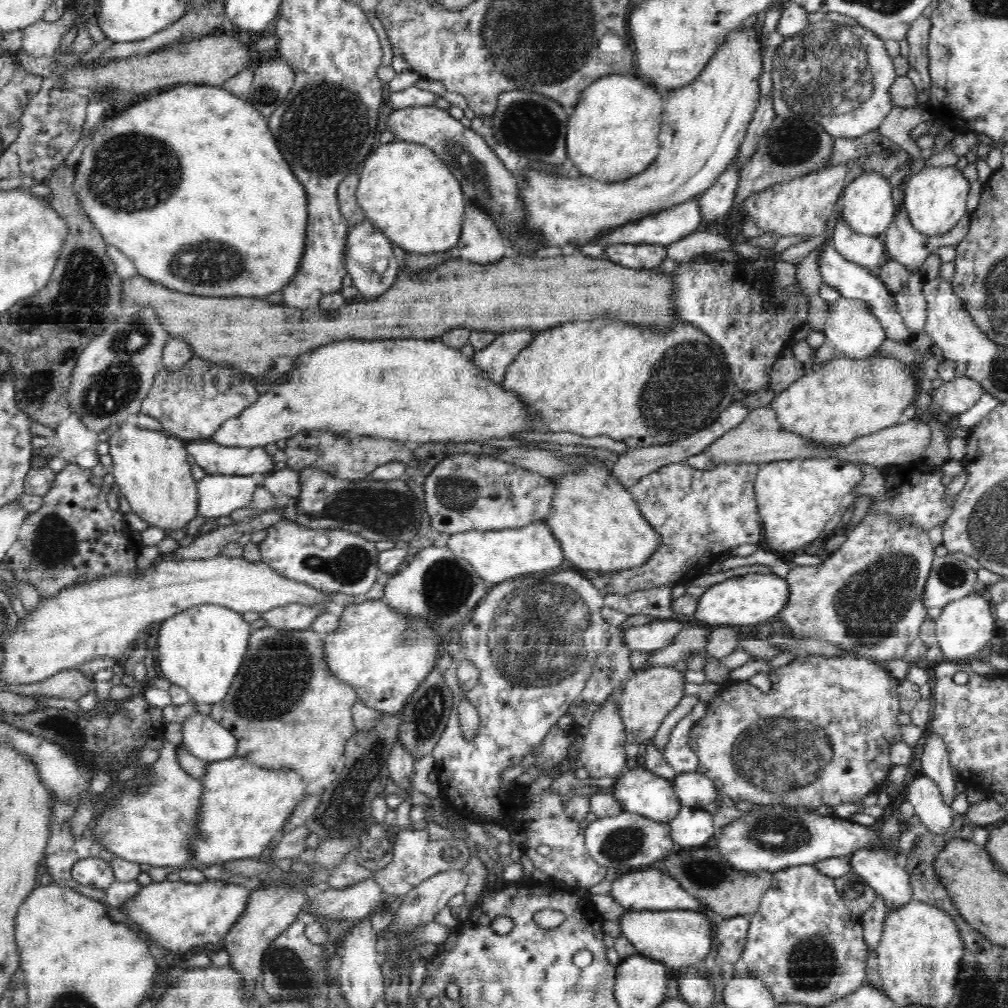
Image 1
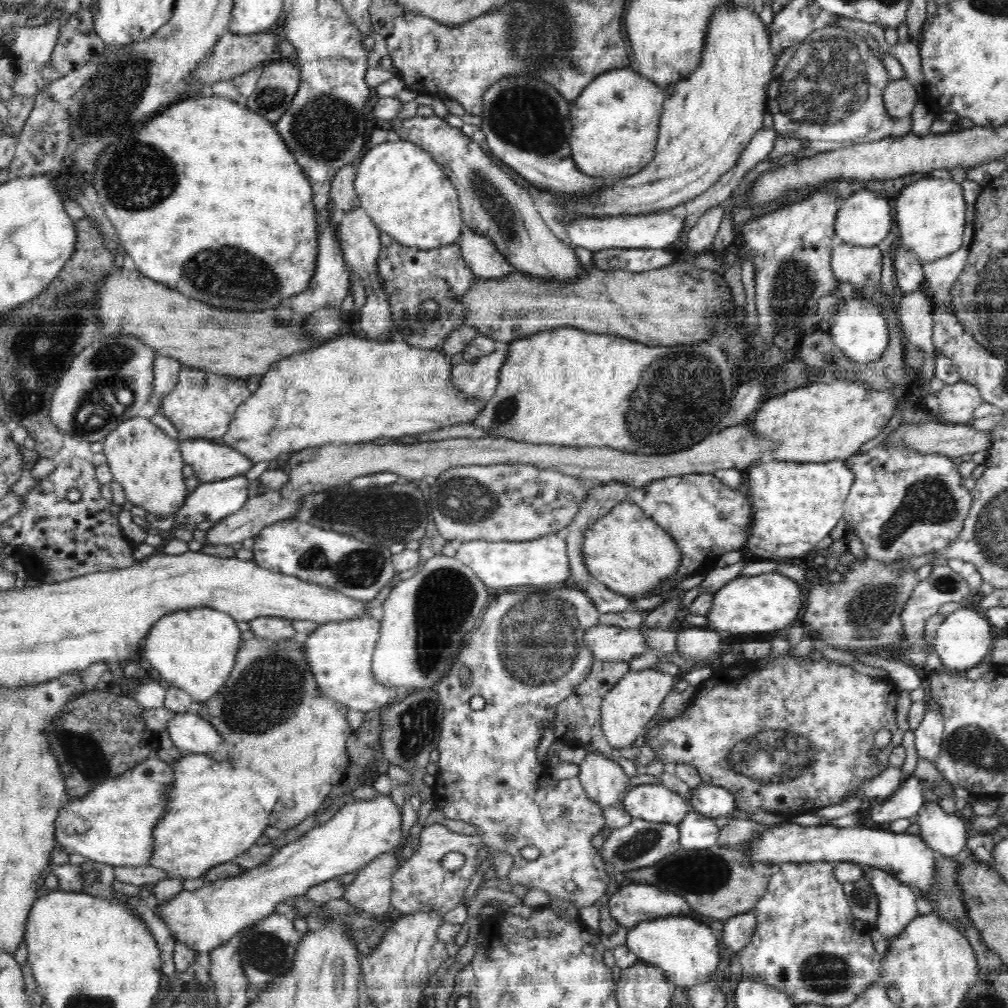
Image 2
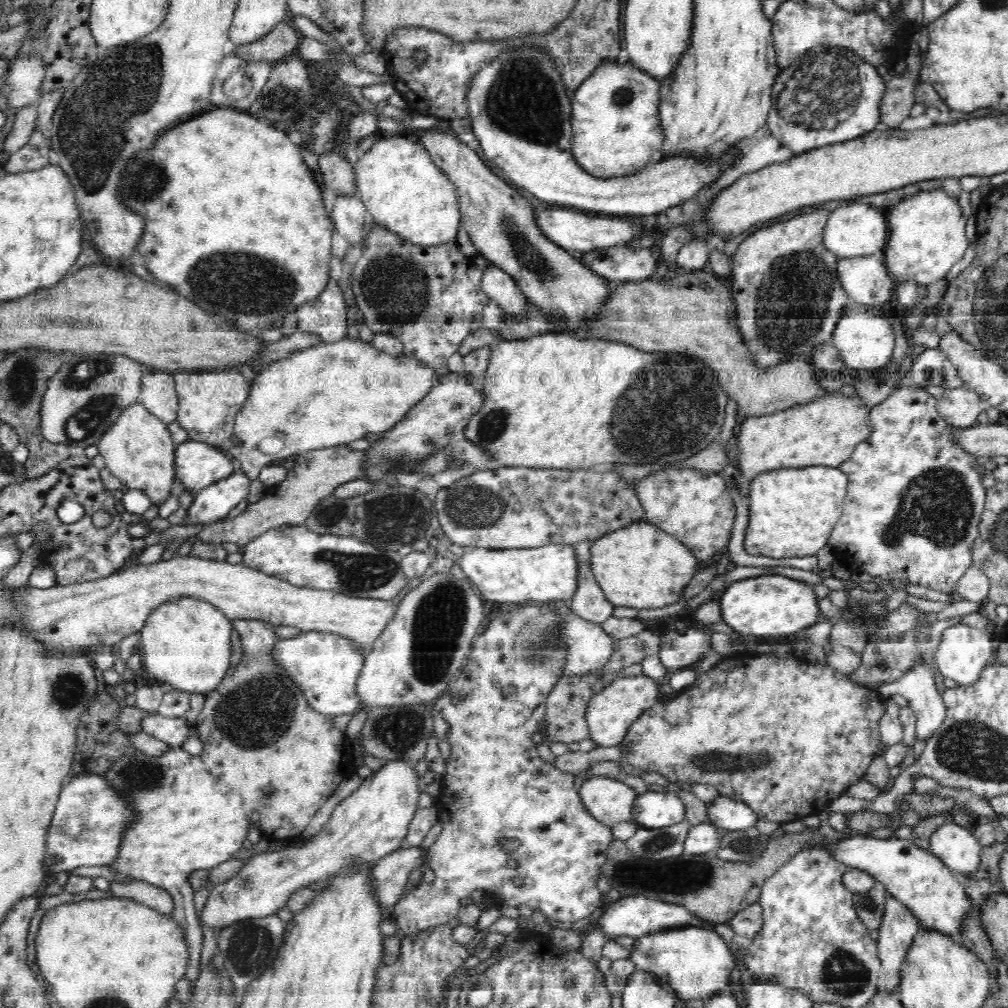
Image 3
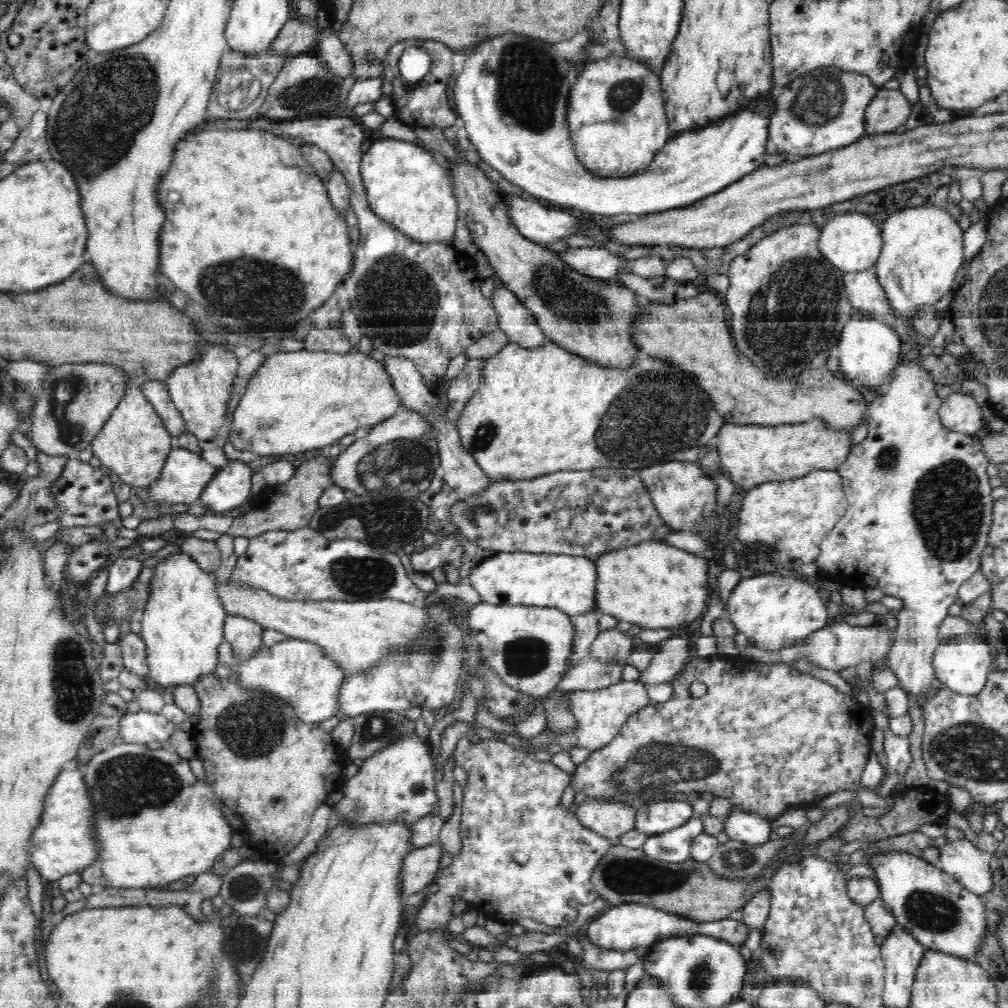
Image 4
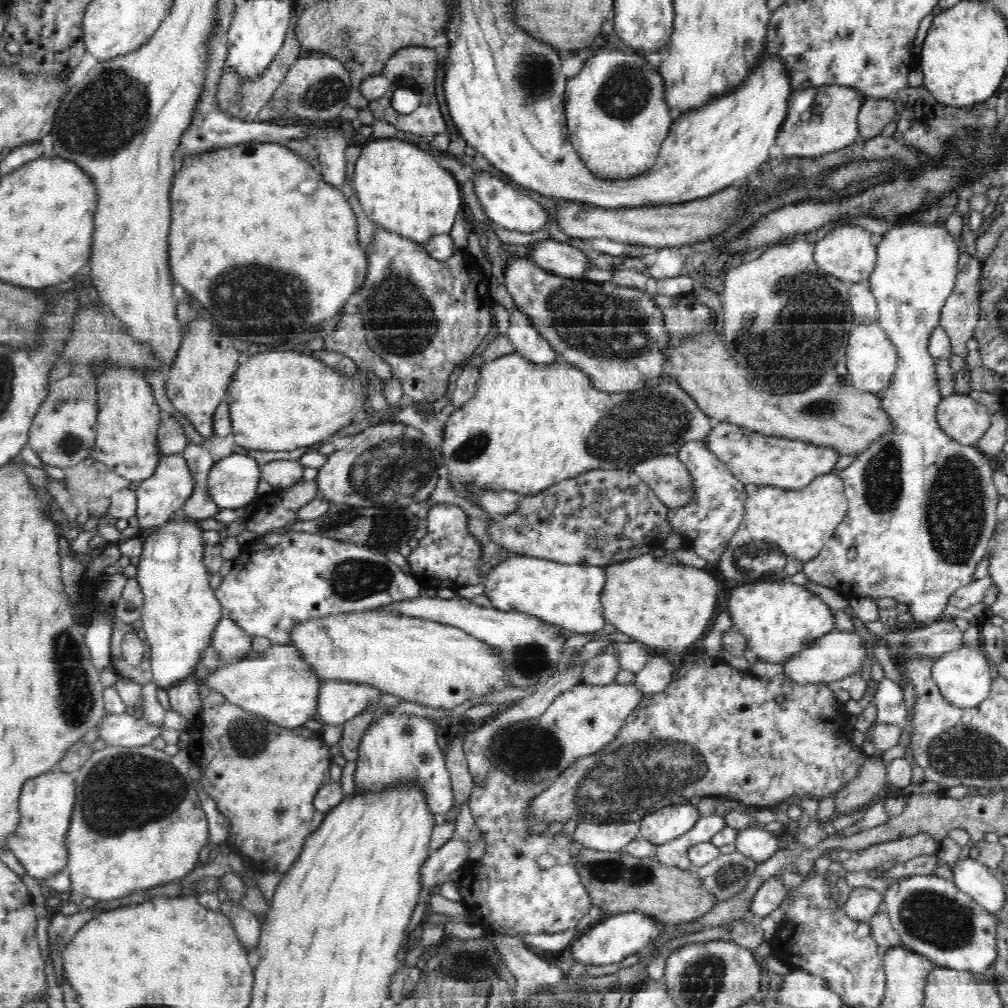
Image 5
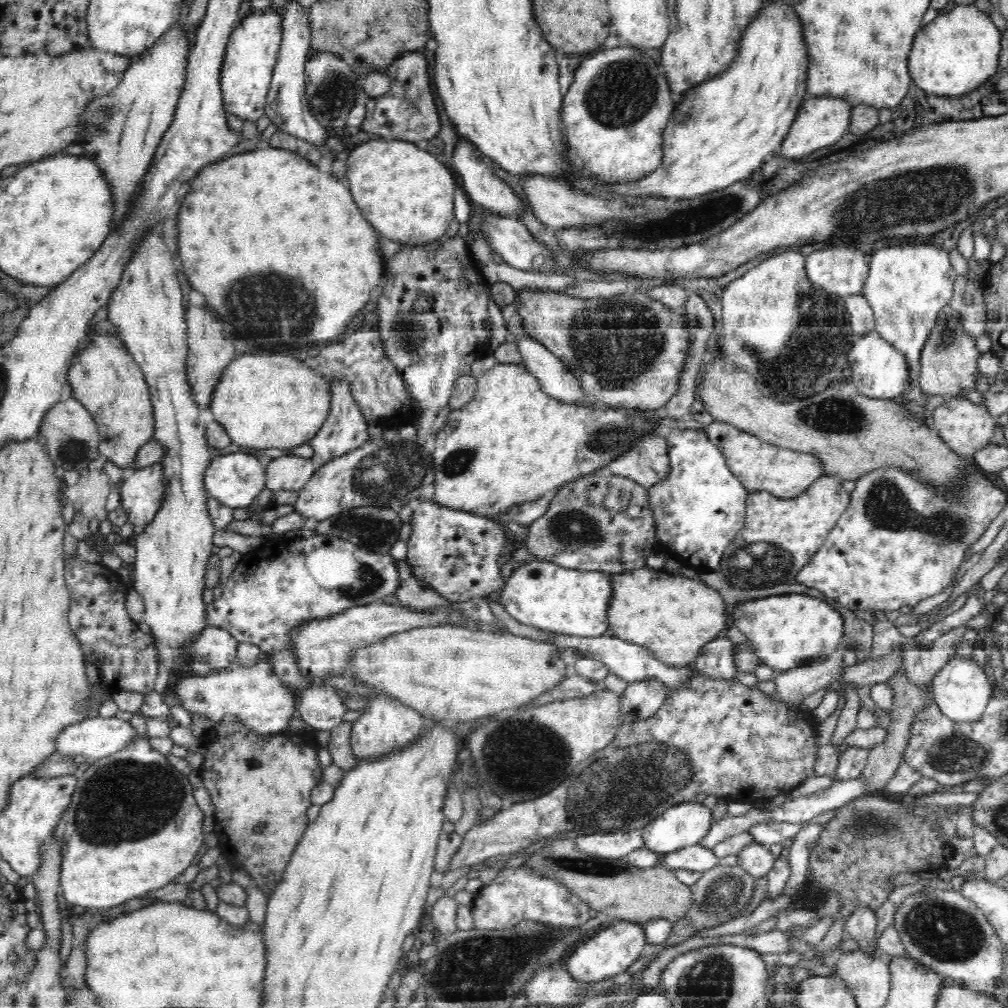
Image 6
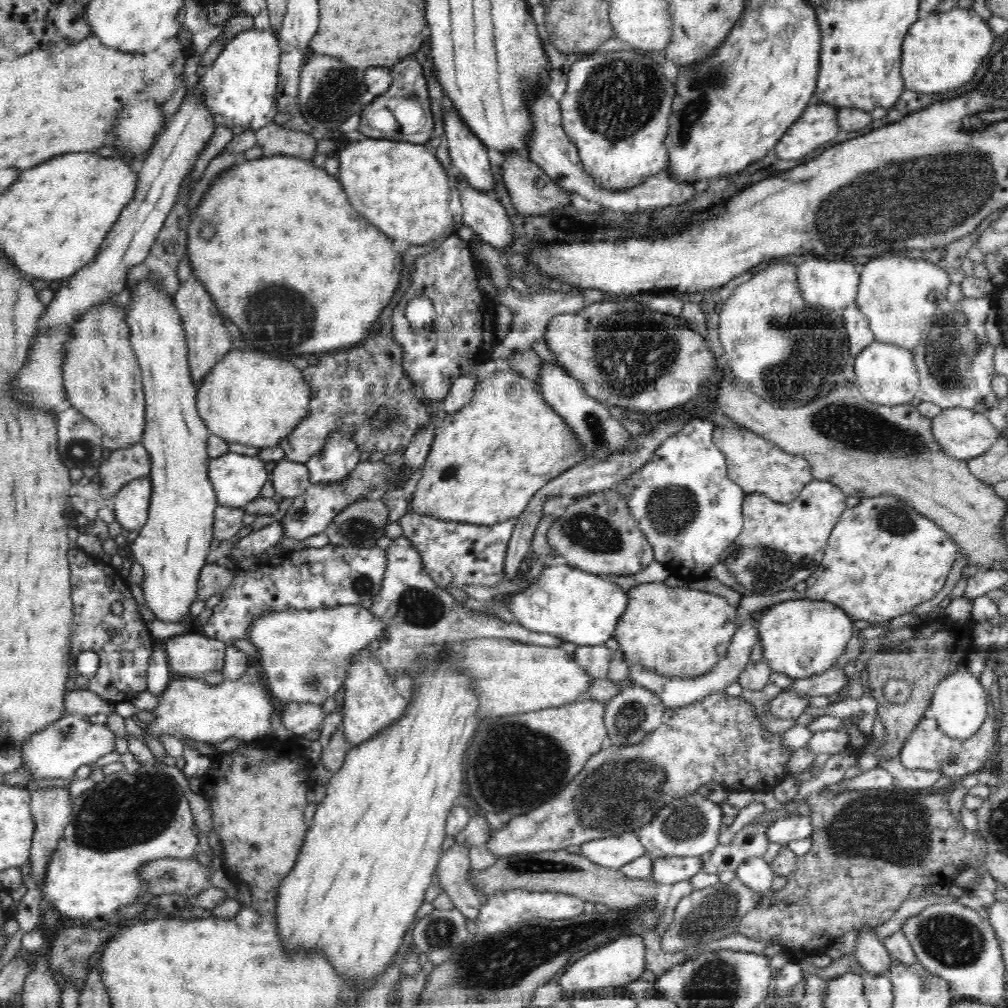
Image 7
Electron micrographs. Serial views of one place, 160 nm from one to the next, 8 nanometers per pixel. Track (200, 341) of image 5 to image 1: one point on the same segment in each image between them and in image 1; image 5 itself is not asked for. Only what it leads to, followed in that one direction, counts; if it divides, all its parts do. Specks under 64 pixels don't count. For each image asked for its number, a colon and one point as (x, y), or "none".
1: (190, 403)
2: (201, 405)
3: (208, 401)
4: (201, 391)

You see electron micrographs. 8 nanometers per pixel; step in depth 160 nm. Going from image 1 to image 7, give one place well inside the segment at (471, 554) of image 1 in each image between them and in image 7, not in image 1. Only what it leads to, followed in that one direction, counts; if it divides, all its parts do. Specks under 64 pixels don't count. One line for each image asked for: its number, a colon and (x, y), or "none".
2: (502, 564)
3: (550, 572)
4: (550, 580)
5: (568, 595)
6: (546, 596)
7: (582, 608)

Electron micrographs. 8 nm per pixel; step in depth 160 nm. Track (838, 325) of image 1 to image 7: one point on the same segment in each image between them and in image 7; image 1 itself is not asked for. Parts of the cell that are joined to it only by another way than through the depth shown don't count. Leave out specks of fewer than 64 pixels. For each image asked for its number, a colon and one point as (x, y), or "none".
2: (858, 328)
3: (865, 340)
4: (868, 350)
5: (871, 356)
6: (878, 370)
7: (886, 374)

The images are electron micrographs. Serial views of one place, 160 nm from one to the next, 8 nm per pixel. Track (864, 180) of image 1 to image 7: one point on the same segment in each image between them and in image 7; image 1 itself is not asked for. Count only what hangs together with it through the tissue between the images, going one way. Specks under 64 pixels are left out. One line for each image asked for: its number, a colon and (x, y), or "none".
2: (864, 219)
3: (857, 230)
4: (851, 242)
5: (848, 254)
6: (843, 270)
7: (831, 285)

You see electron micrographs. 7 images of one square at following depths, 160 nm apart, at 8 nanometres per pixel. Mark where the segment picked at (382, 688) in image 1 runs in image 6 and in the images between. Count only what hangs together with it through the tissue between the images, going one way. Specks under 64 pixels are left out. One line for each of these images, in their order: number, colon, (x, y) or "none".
2: (340, 653)
3: (327, 666)
4: (300, 672)
5: (279, 686)
6: (253, 692)

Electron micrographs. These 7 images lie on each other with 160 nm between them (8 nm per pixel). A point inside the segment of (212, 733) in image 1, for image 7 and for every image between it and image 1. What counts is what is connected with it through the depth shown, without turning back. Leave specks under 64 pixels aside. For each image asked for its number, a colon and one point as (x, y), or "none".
2: (191, 733)
3: (174, 731)
4: (142, 727)
5: (123, 730)
6: (97, 737)
7: (71, 742)

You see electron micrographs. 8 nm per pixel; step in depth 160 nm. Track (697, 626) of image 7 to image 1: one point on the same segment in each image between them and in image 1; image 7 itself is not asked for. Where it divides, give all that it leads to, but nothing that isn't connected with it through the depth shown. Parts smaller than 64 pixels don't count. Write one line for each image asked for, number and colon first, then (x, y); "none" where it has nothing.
1: (596, 520)
2: (625, 550)
3: (640, 566)
4: (653, 585)
5: (669, 606)
6: (673, 617)

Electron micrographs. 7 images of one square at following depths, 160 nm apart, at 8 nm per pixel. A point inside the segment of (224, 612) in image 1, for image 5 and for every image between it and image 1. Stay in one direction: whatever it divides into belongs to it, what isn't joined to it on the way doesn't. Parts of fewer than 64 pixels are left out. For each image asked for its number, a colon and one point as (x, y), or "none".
2: (195, 650)
3: (186, 643)
4: (183, 624)
5: (181, 612)

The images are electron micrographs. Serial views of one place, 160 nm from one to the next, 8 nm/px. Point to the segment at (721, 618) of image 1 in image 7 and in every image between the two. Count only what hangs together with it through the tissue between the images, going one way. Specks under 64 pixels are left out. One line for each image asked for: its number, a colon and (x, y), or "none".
2: (769, 602)
3: (767, 606)
4: (775, 611)
5: (779, 619)
6: (788, 630)
7: (799, 638)

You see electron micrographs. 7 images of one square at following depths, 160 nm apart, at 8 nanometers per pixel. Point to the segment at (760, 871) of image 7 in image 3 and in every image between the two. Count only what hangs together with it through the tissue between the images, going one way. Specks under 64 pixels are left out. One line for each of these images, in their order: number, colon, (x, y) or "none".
3: (723, 811)
4: (741, 825)
5: (754, 842)
6: (756, 859)

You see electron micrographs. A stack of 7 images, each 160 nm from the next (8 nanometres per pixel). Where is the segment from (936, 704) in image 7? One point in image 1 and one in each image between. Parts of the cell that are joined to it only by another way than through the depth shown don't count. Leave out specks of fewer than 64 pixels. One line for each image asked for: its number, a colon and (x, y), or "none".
1: (964, 630)
2: (963, 640)
3: (963, 653)
4: (962, 664)
5: (964, 676)
6: (962, 689)

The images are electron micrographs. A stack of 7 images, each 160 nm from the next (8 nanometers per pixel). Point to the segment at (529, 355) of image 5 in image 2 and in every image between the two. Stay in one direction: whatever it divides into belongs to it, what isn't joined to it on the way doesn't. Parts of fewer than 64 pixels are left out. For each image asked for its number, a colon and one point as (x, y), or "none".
2: (484, 260)
3: (502, 288)
4: (520, 325)

